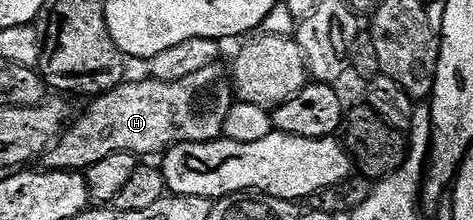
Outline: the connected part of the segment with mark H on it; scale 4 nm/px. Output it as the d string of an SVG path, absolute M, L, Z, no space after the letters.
M219 62L180 78L180 82L160 82L153 78L123 82L111 92L93 97L82 117L75 119L46 149L45 167L51 172L82 172L108 154L131 152L145 158L153 152L165 153L177 144L206 144L222 136L224 118L236 97L227 65Z

